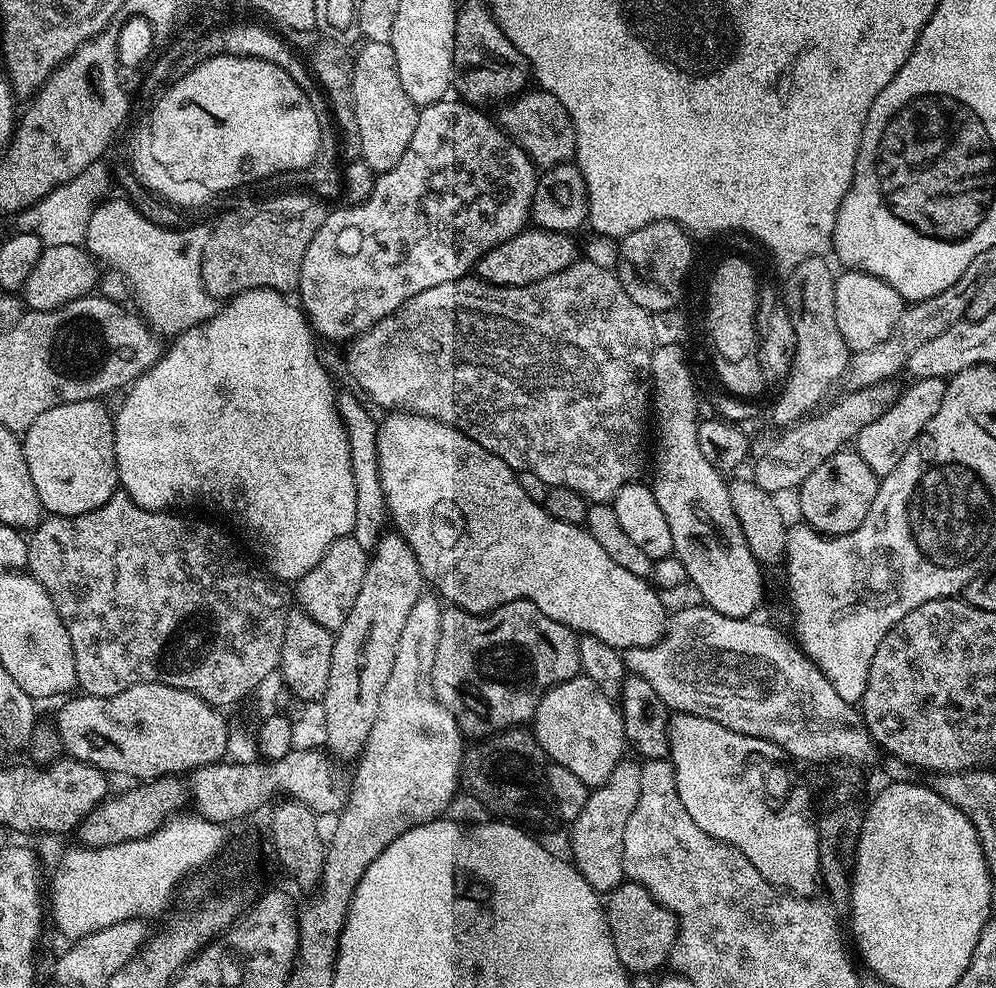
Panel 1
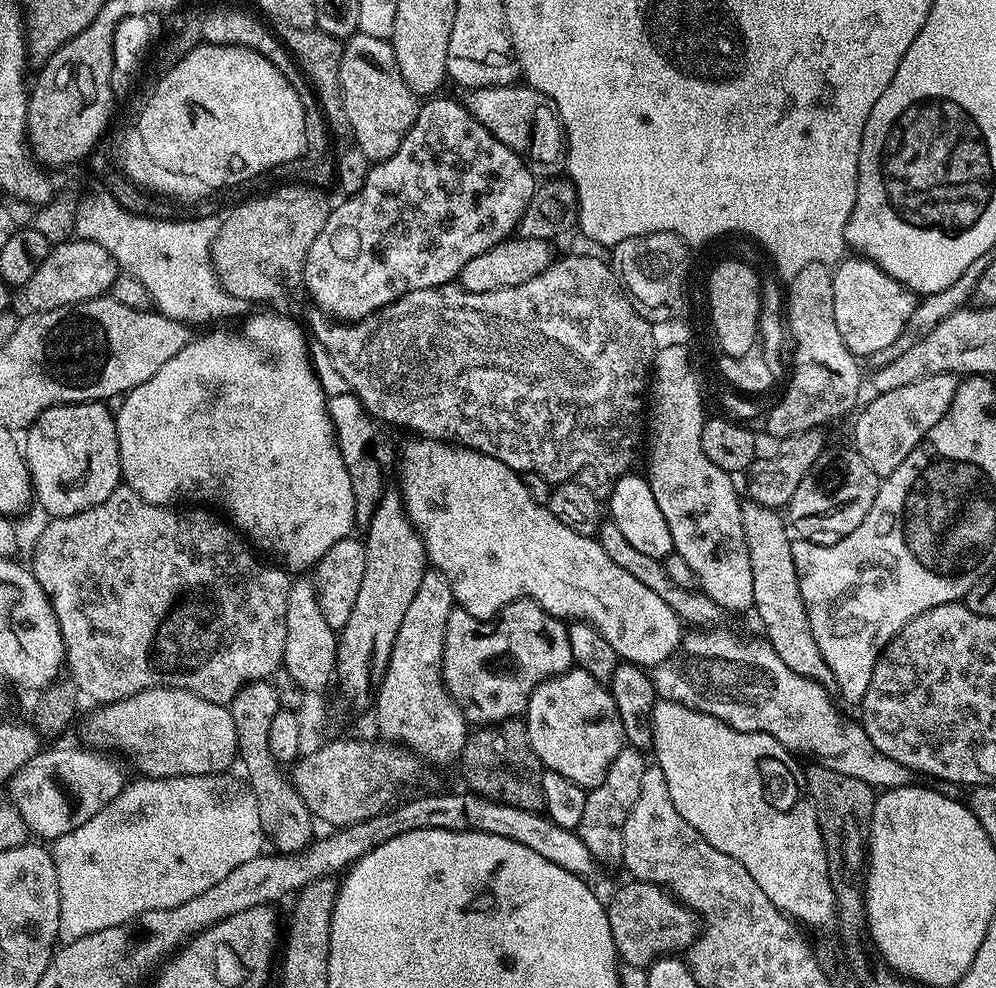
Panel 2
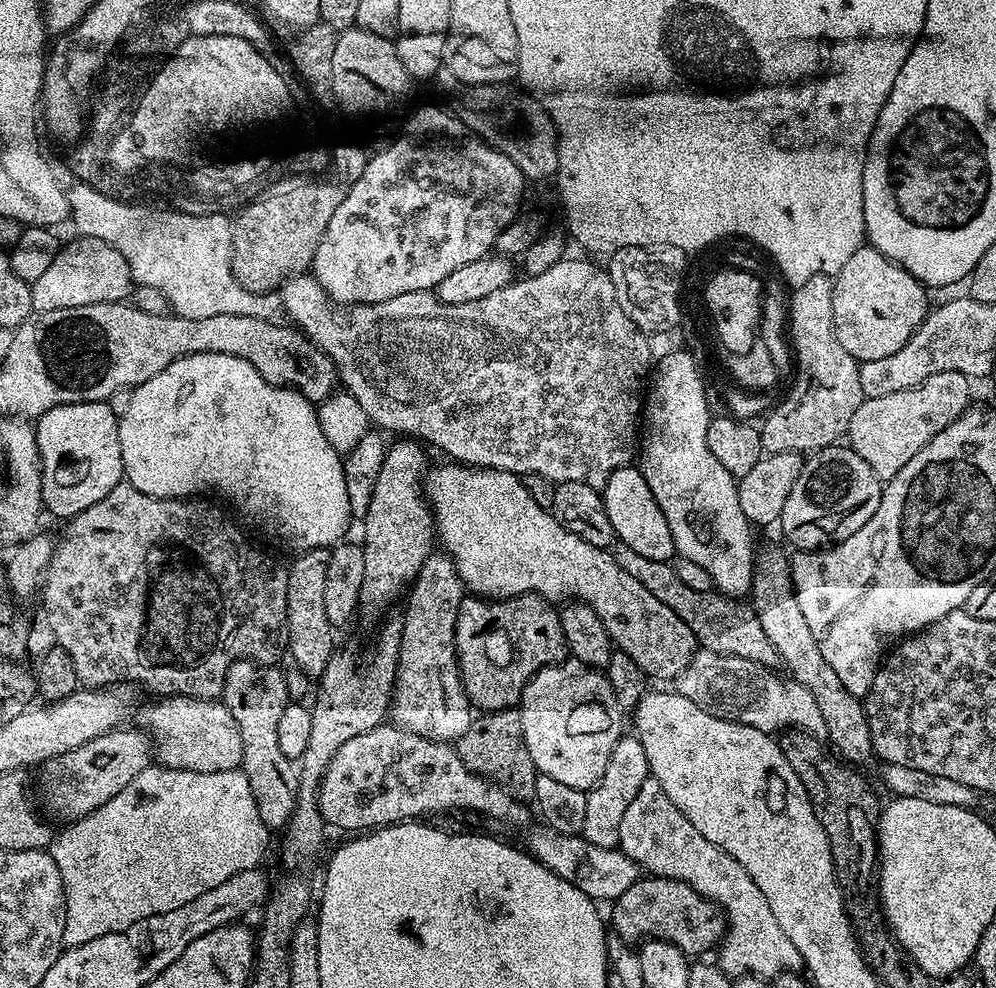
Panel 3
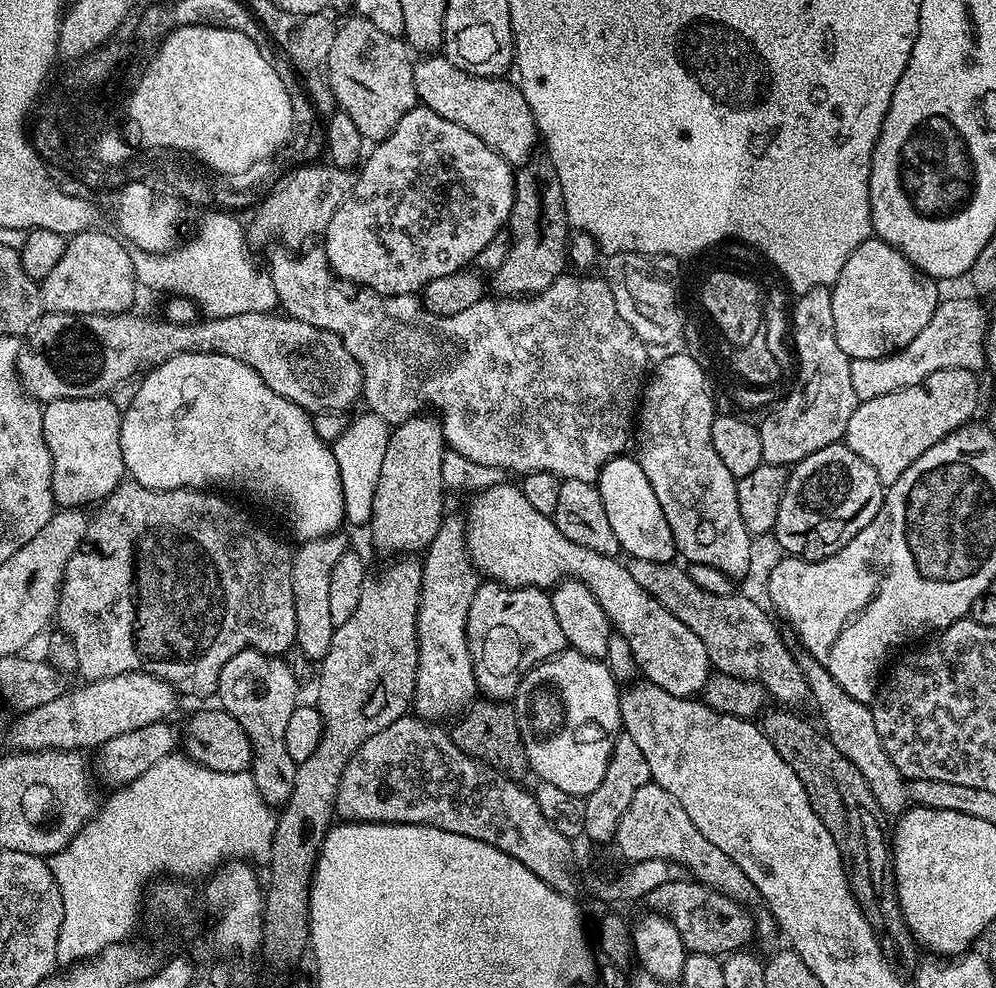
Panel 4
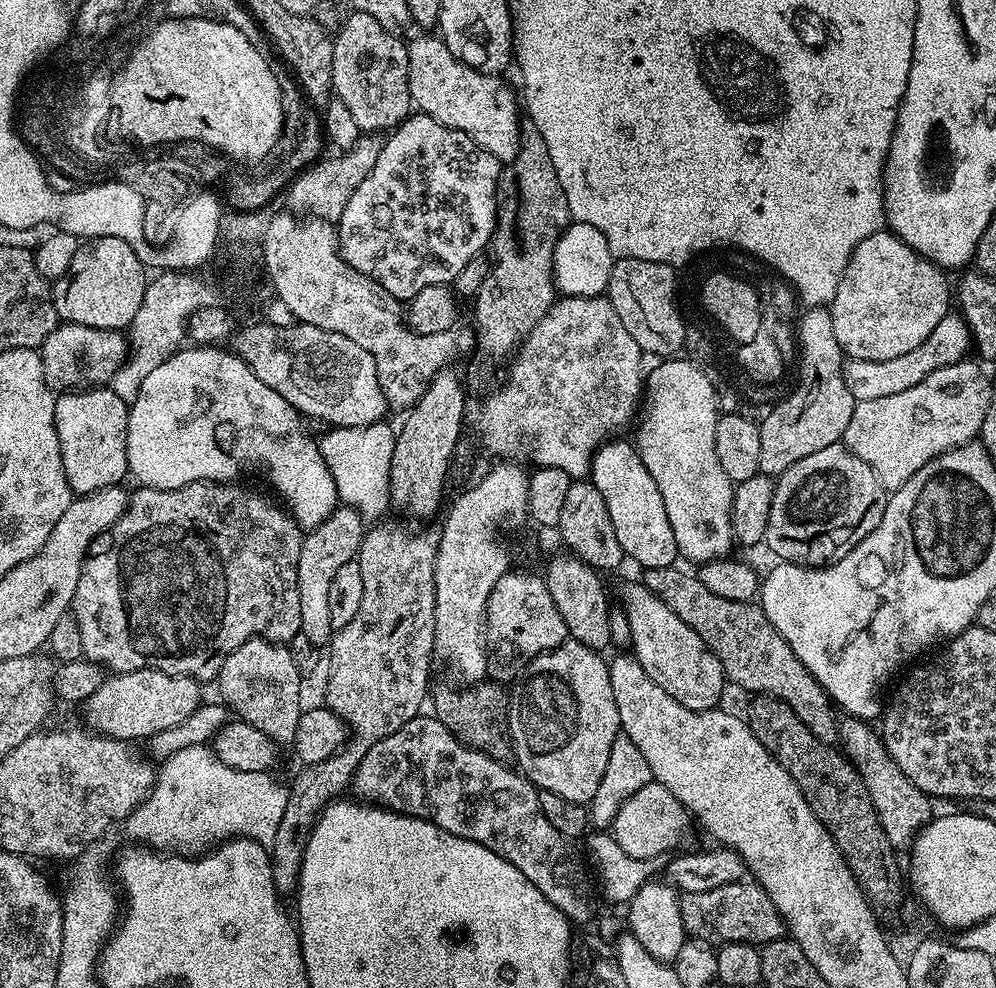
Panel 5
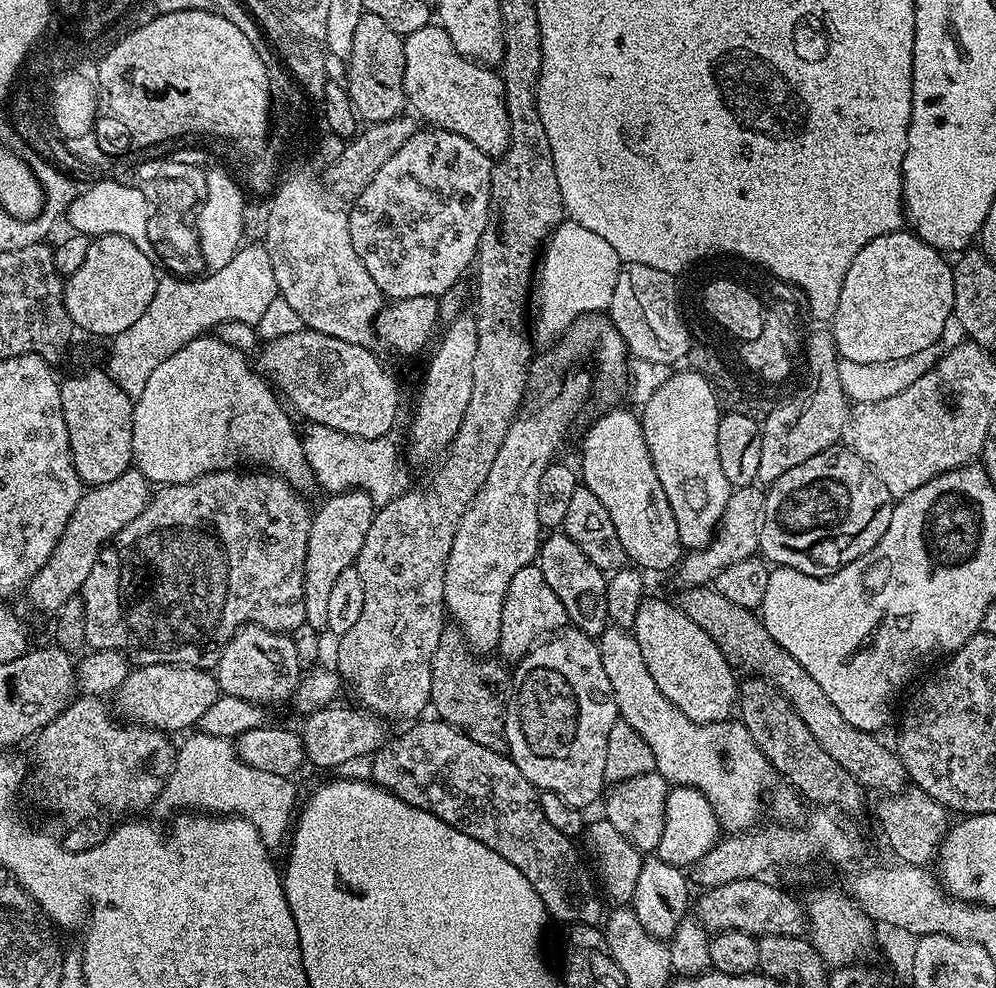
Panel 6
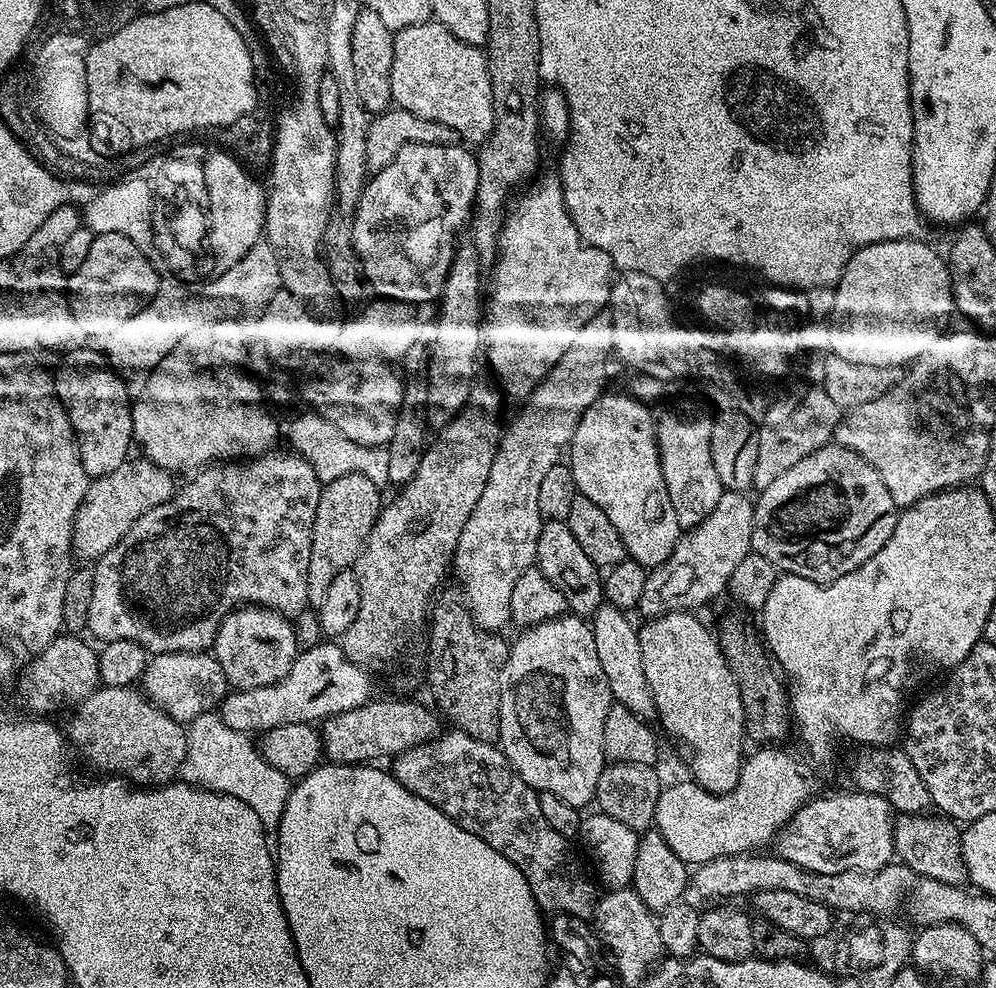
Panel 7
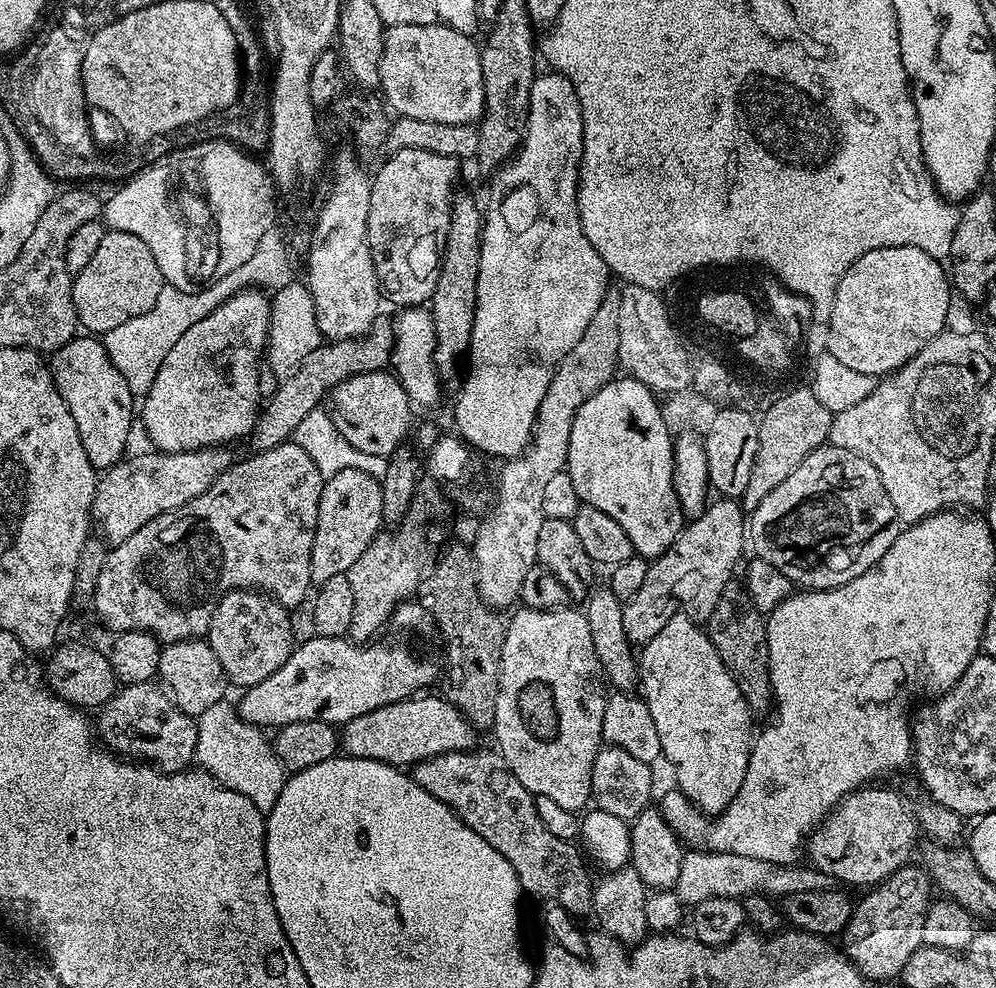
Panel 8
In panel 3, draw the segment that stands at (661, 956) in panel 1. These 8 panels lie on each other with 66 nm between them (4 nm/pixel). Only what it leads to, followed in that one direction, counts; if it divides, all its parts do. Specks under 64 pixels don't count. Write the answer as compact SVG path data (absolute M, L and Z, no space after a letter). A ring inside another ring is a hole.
M645 875L636 880L626 894L622 894L611 905L610 928L626 943L633 946L651 938L665 940L683 950L689 958L703 957L717 947L728 931L728 921L724 912L716 907L713 900L707 900L698 890L686 886L681 880L671 880L665 876Z

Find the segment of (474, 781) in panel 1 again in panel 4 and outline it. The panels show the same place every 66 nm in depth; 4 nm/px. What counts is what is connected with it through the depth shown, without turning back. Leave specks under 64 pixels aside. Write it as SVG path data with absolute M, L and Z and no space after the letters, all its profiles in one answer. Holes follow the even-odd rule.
M487 698L477 699L456 722L457 724L450 728L450 735L458 750L482 764L488 764L495 772L509 778L520 778L523 772L529 771L526 750L516 721L516 710L511 703Z

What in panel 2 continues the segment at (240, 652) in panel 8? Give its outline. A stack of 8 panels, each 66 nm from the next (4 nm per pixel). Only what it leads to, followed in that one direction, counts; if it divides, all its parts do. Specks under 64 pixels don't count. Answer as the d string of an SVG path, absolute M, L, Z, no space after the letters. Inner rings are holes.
M251 680L238 690L230 707L236 731L238 764L239 767L244 767L244 772L248 775L247 787L256 799L258 822L262 822L265 837L270 841L271 847L272 844L276 847L273 849L277 853L295 854L304 851L314 840L314 817L292 785L289 773L274 758L274 754L270 754L270 721L281 709L276 687L268 680Z

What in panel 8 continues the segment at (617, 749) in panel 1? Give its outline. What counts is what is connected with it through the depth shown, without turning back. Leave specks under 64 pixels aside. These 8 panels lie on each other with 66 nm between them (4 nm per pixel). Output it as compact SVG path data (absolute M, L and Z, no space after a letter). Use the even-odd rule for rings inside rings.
M520 606L512 614L502 642L495 747L514 778L533 796L551 798L579 813L592 800L594 758L604 740L602 714L608 701L604 668L598 662L590 626L583 611L575 612L572 606Z

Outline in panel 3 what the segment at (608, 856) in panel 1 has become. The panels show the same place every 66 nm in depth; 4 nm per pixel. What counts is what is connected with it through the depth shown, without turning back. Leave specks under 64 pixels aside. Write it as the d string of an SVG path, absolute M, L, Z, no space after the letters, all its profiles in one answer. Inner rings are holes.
M635 734L621 735L610 754L610 762L606 762L602 778L587 791L586 826L582 833L584 839L589 840L594 846L617 847L620 842L622 818L626 815L630 802L634 802L638 790L642 790L642 782L646 782L649 778L646 750L642 750L642 742L638 742Z

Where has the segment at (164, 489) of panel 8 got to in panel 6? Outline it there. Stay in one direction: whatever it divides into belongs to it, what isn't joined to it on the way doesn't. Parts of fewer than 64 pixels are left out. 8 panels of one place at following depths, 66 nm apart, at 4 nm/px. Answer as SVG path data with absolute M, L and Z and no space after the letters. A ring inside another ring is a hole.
M129 470L123 472L114 482L97 484L89 487L74 506L74 514L66 522L66 530L58 542L58 546L50 554L48 563L32 576L28 583L26 596L32 599L32 604L40 612L55 614L66 602L66 598L77 595L83 589L86 578L100 557L100 551L108 541L113 540L125 526L134 522L138 514L147 506L150 499L149 480L141 472Z

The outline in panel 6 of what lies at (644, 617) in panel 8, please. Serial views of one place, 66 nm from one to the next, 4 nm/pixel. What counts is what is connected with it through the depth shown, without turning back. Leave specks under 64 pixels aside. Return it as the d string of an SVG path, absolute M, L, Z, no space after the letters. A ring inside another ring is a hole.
M733 487L730 498L726 502L726 510L716 528L712 541L702 549L692 550L681 559L678 565L681 585L708 586L715 581L726 566L734 566L734 562L742 562L742 558L750 558L760 551L760 519L764 516L764 492L759 487Z

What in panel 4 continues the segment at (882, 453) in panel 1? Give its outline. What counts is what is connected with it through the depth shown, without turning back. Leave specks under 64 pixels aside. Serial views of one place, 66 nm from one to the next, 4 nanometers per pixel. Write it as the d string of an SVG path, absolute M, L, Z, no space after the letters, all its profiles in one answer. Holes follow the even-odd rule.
M938 370L938 374L930 374L918 386L859 401L854 414L850 414L843 443L878 474L884 485L891 486L930 446L942 442L942 438L975 417L972 415L980 400L980 384L976 379L977 373L970 370Z

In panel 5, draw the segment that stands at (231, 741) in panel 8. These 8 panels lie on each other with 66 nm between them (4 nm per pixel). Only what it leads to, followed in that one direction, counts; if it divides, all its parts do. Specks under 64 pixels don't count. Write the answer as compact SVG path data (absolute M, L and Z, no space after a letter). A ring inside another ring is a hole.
M199 744L186 746L178 754L170 754L157 767L156 781L148 797L122 821L122 829L129 841L152 850L163 850L168 854L200 854L213 846L233 838L247 838L258 842L263 848L274 846L274 834L278 834L278 822L286 811L288 788L271 780L268 772L234 770L216 757L211 747Z

